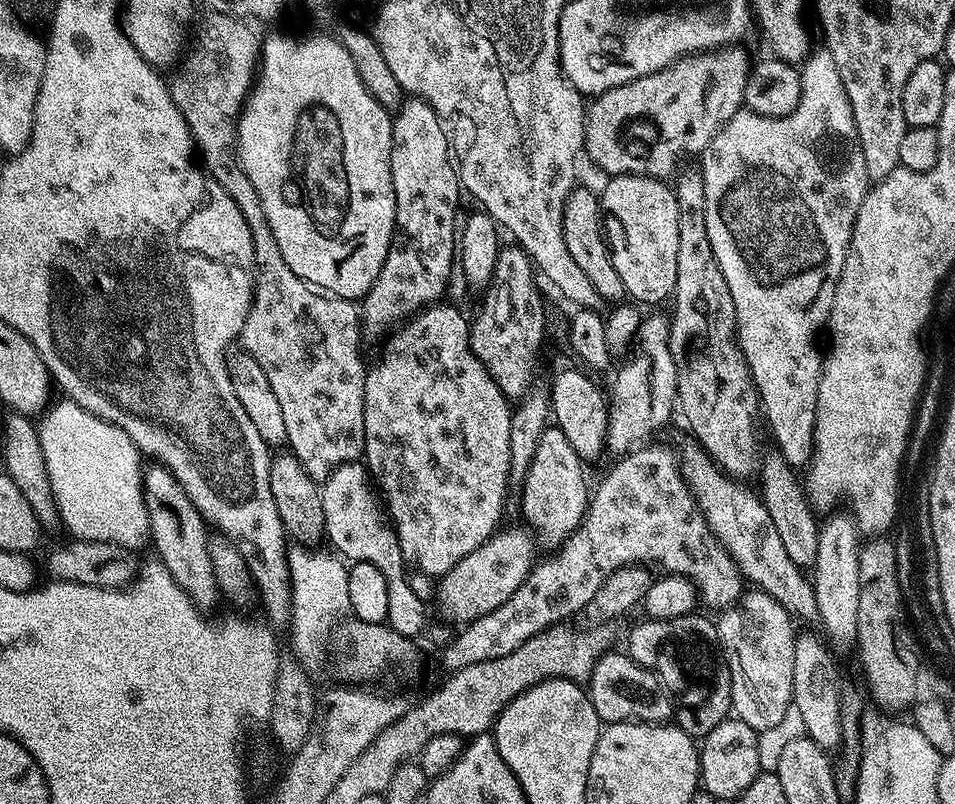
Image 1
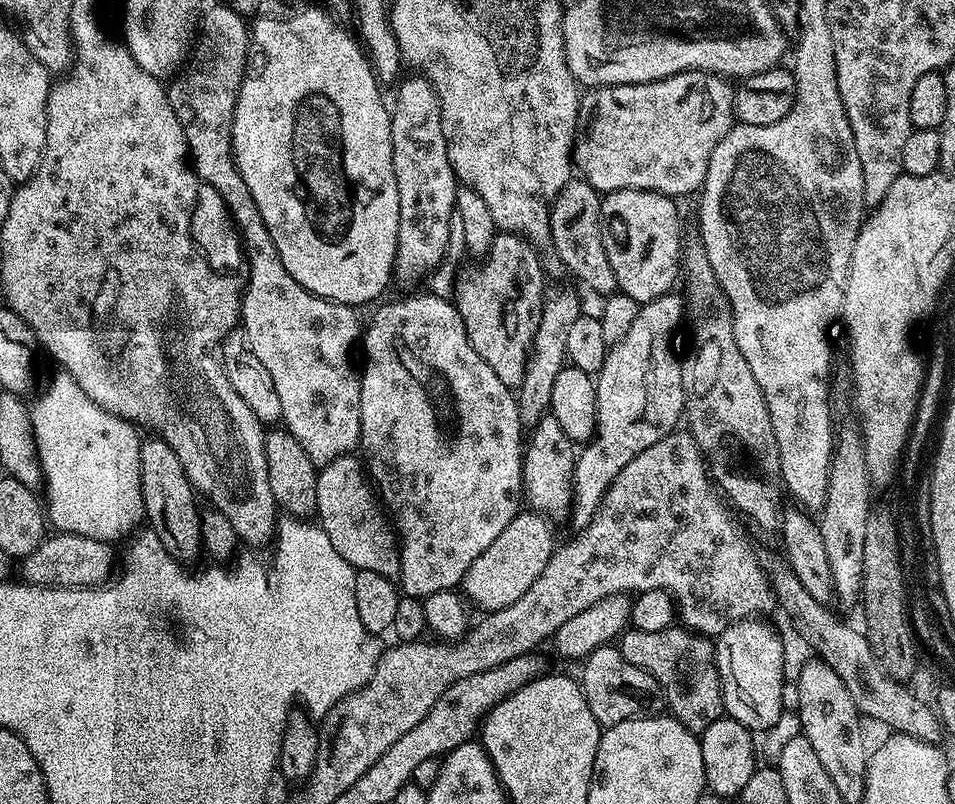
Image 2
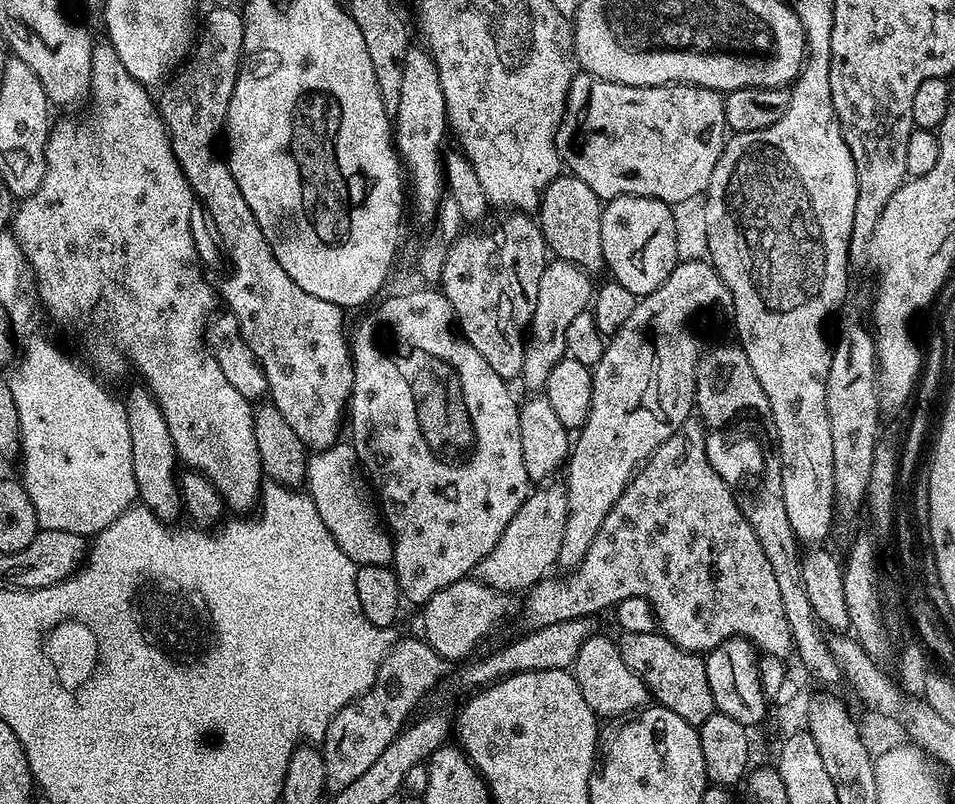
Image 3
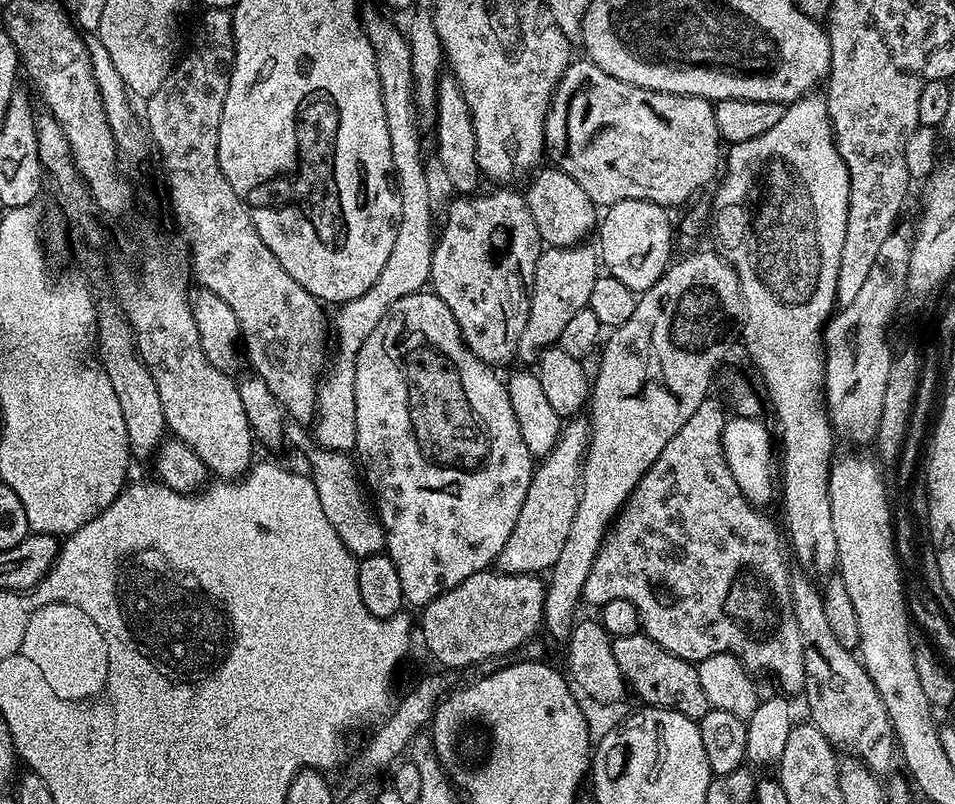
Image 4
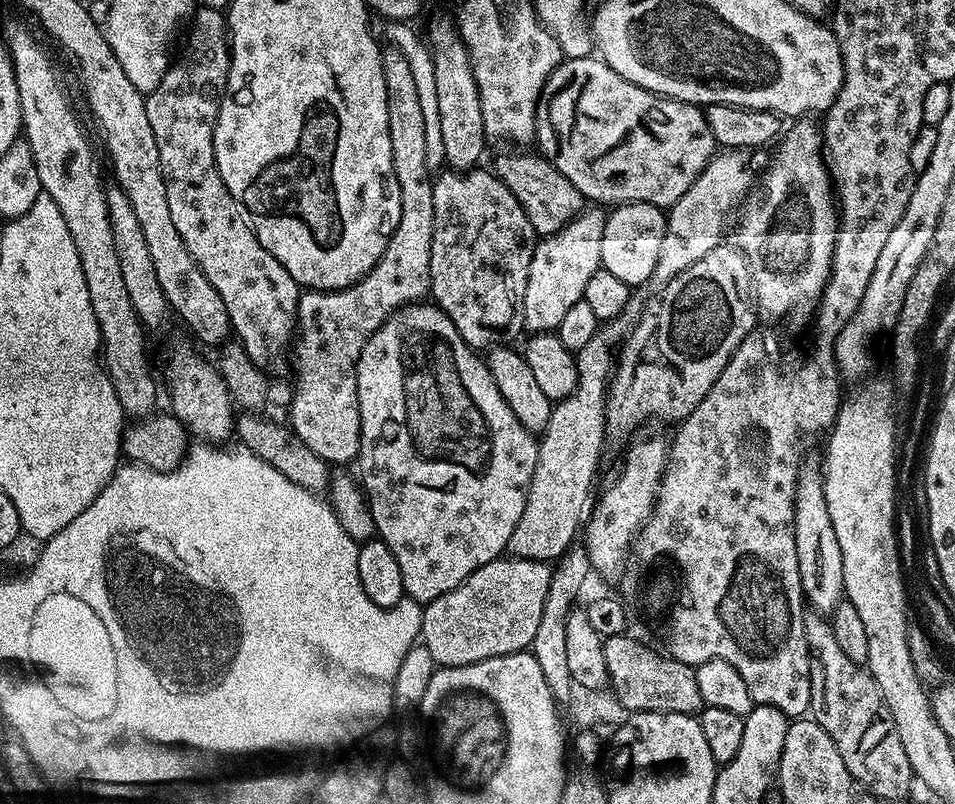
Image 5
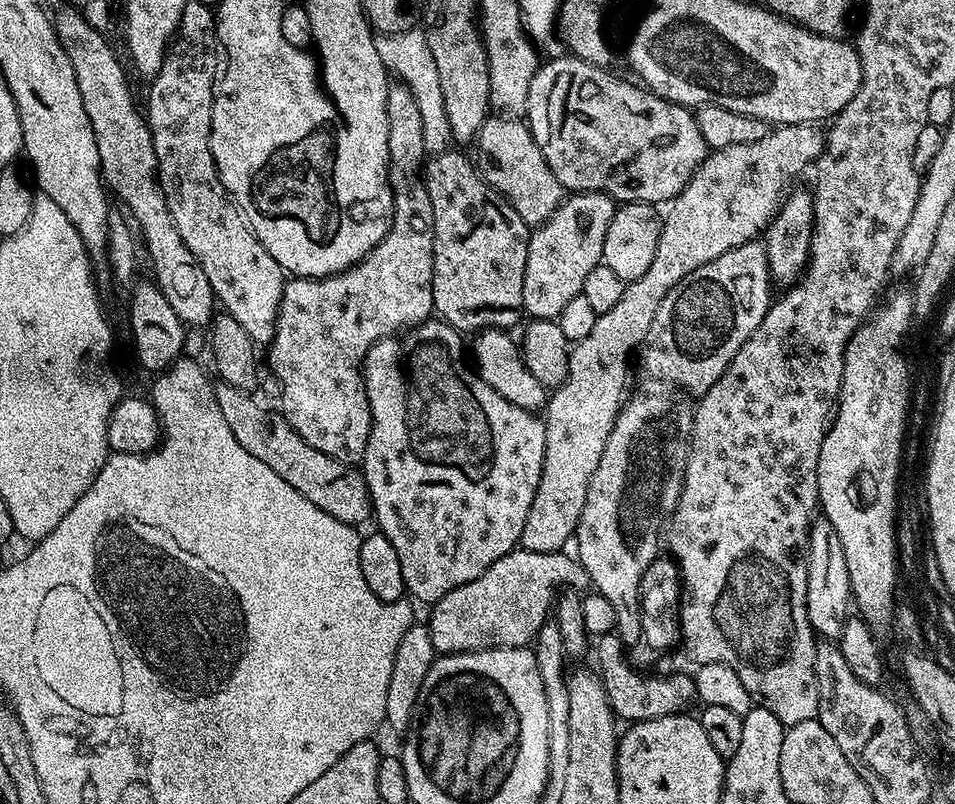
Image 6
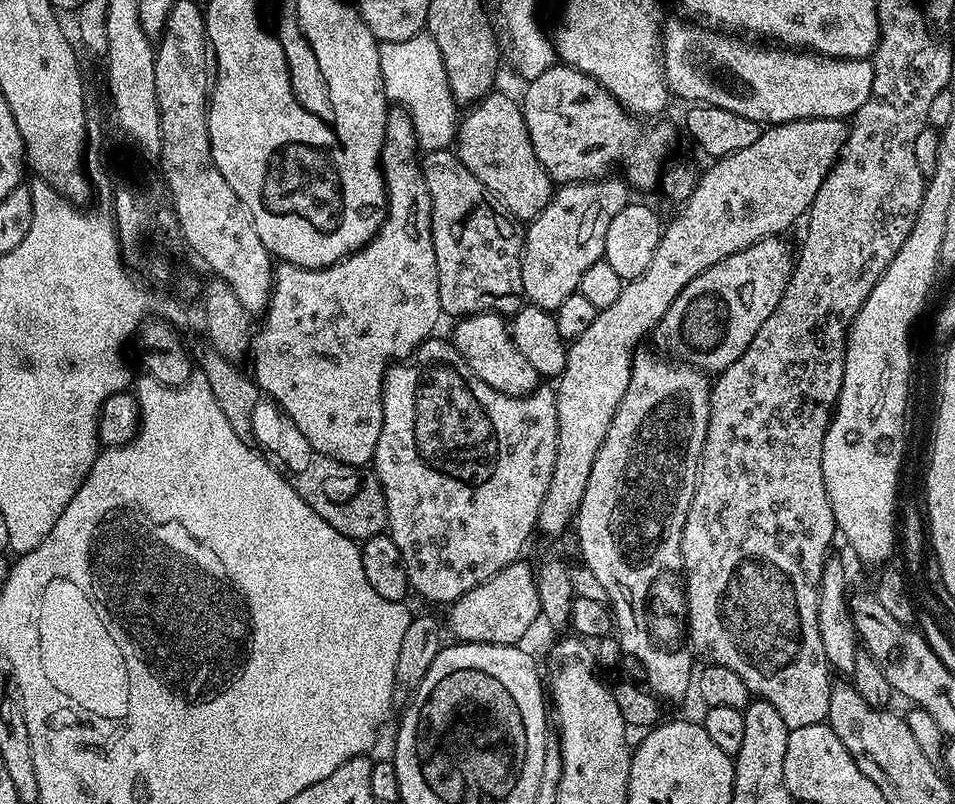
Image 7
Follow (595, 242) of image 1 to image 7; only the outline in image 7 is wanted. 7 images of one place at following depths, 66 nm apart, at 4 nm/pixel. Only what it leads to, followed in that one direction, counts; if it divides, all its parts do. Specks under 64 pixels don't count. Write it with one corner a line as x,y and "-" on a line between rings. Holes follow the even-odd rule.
493,90
459,117
454,141
456,157
500,199
511,216
520,222
531,222
552,200
554,182
534,154
526,130
524,110
504,92

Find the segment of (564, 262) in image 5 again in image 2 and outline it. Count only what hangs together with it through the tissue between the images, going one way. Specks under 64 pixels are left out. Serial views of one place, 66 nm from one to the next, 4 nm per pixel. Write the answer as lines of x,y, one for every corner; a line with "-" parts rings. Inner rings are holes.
560,288
557,292
549,291
544,301
544,309
538,322
538,330
532,339
532,346
528,353
526,370
518,381
518,387
514,395
520,423
524,426
537,424
552,407
550,393
554,391
554,378
566,367
566,334
570,330
572,321
578,319
582,314
580,300
568,288

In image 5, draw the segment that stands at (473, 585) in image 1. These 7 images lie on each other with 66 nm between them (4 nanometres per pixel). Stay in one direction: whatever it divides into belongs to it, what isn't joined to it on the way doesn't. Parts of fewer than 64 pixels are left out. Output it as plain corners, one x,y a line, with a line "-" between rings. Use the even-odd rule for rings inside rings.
633,298
628,304
628,310
623,312
617,320
609,320
601,323
600,329
586,342
586,346
575,353
578,366
578,384
574,390
553,407
550,414
550,422
546,425
538,443
538,462
534,466
534,478
528,487
526,494
526,510
522,510
522,518
518,518
518,526
514,526
514,534
510,534
510,542
507,551
518,559
540,560
555,562
573,547
575,538
581,531
586,520
586,513
593,499
592,483
596,480
596,467
600,464
600,455
606,445
606,421
604,419
604,405
608,402
608,385
612,379
612,373
618,359
614,351
623,345
627,335
632,331
642,311
639,299

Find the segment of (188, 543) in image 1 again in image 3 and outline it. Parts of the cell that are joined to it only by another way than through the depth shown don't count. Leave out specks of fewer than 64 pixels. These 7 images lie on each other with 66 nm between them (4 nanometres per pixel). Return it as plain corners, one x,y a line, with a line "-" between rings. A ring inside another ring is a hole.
143,383
136,385
122,396
126,418
130,426
130,454
134,462
134,482
136,495
143,507
150,509
155,516
165,522
172,522
176,515
181,515
180,486
178,483
178,457
174,438
170,438
170,426
152,396
152,391

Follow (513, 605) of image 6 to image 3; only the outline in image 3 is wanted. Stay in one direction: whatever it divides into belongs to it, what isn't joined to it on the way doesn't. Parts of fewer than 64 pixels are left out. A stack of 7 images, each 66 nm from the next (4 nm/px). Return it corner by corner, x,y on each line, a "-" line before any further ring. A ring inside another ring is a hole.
465,578
440,588
422,606
423,639
449,662
467,659
472,654
470,652
505,618
510,606
508,600
507,593
476,578

